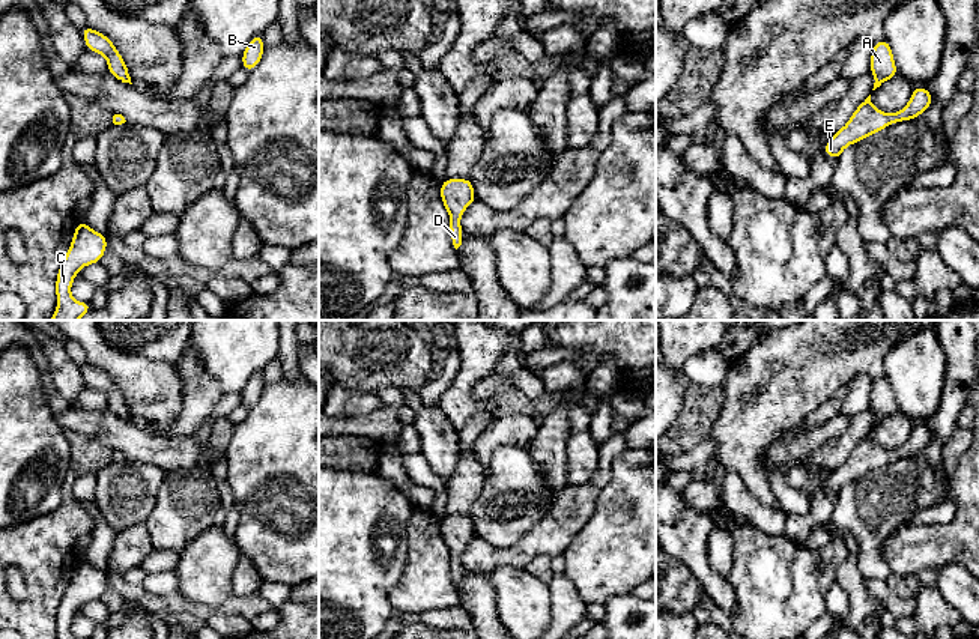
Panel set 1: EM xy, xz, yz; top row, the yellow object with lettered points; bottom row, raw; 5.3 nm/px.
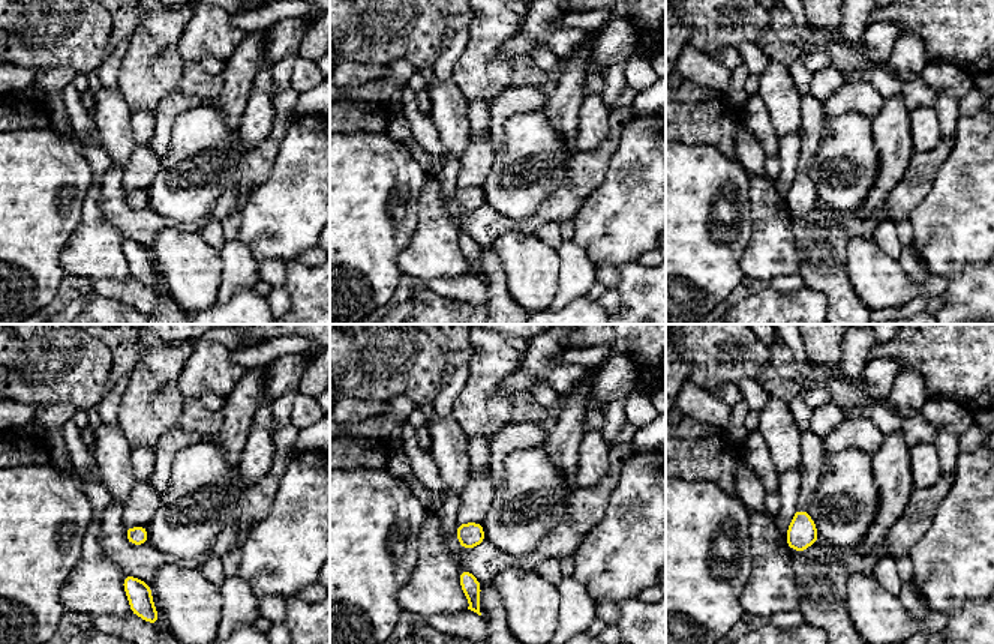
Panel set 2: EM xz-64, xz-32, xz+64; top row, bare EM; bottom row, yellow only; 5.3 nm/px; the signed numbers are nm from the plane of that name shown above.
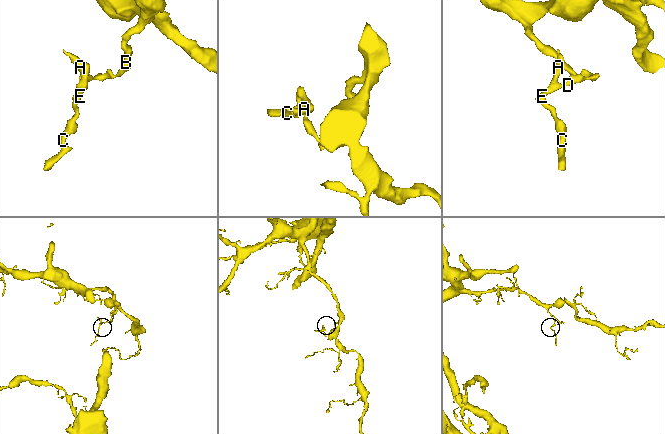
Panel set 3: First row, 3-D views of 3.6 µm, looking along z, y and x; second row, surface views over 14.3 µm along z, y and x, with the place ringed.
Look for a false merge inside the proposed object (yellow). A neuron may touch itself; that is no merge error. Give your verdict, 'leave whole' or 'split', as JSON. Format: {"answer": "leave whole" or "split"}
{"answer": "leave whole"}

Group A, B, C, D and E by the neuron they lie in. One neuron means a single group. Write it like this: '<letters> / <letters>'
A B C D E

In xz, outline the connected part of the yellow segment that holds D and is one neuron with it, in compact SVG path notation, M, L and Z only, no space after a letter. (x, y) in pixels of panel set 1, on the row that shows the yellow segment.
M445 179L439 186L441 200L450 214L451 242L457 250L463 242L460 218L466 207L477 201L471 179Z

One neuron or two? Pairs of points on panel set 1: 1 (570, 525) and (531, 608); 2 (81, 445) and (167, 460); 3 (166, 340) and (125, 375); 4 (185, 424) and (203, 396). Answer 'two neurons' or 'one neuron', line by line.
1: two neurons
2: two neurons
3: two neurons
4: one neuron

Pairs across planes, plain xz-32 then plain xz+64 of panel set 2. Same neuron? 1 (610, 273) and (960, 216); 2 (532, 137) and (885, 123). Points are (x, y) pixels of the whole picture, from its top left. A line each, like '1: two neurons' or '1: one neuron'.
1: two neurons
2: two neurons

